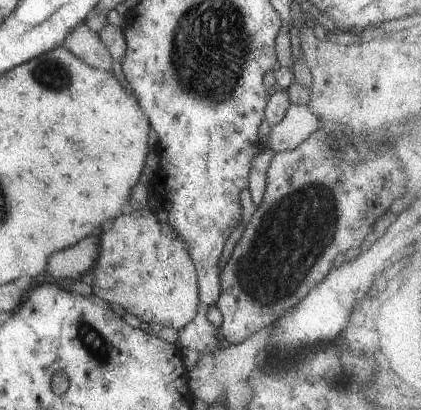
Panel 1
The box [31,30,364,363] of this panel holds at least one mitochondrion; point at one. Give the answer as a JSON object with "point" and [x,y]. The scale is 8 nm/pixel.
{"point":[297,231]}

